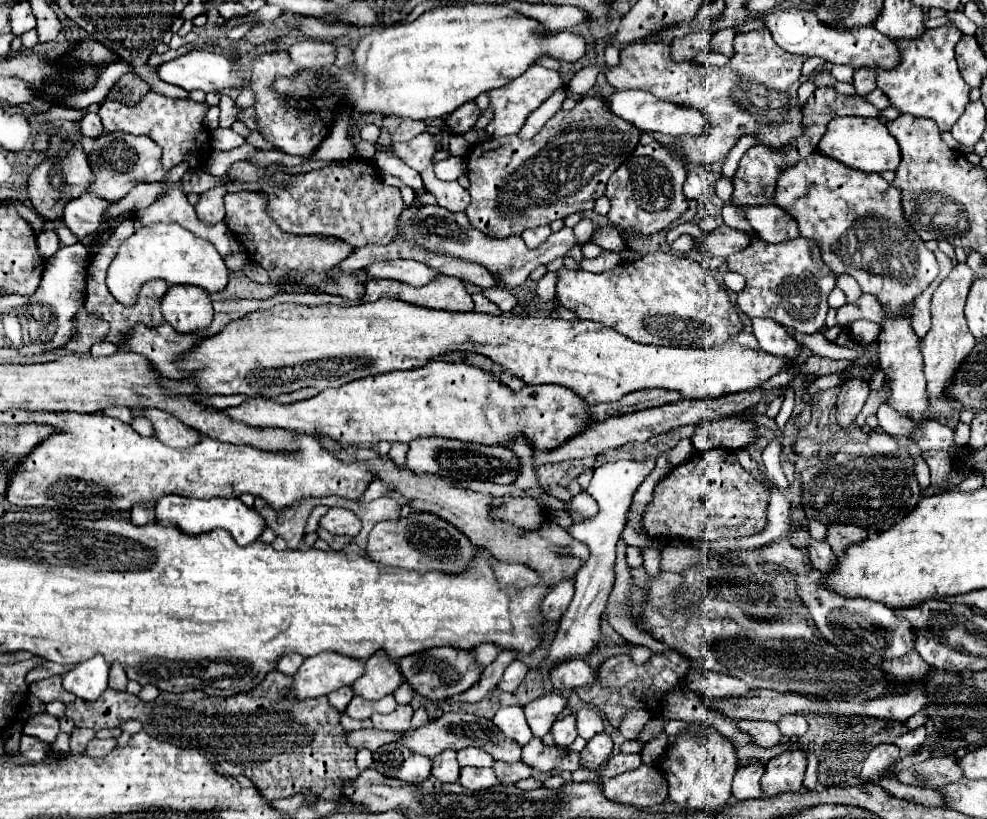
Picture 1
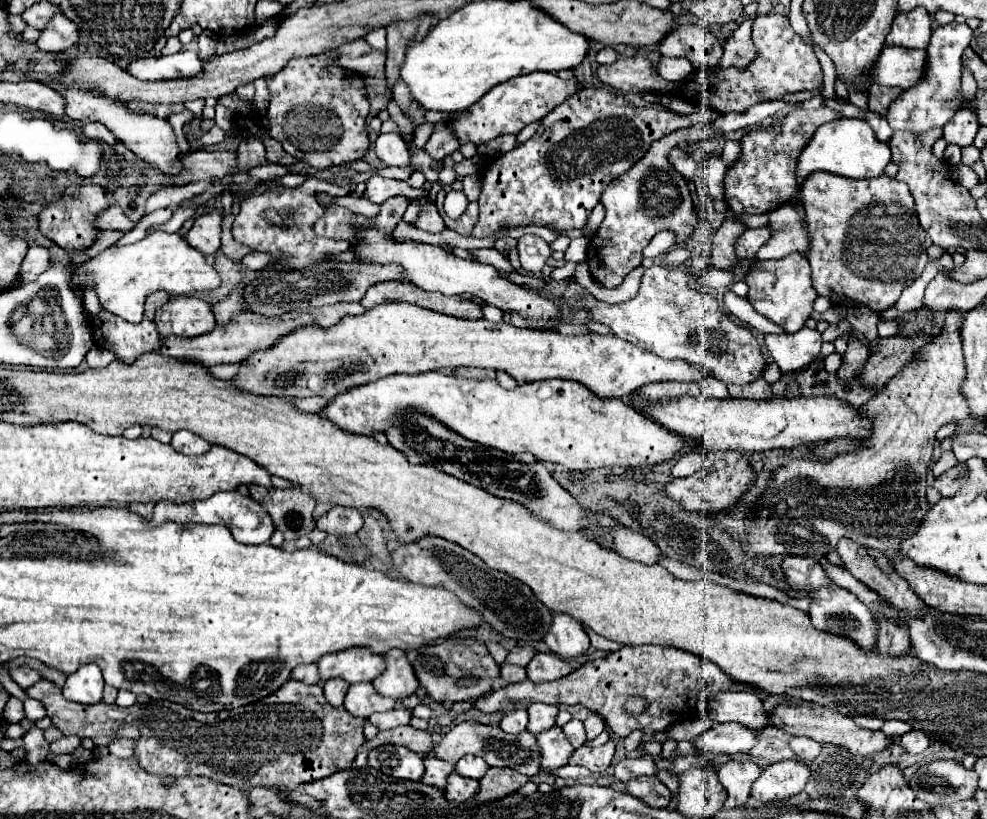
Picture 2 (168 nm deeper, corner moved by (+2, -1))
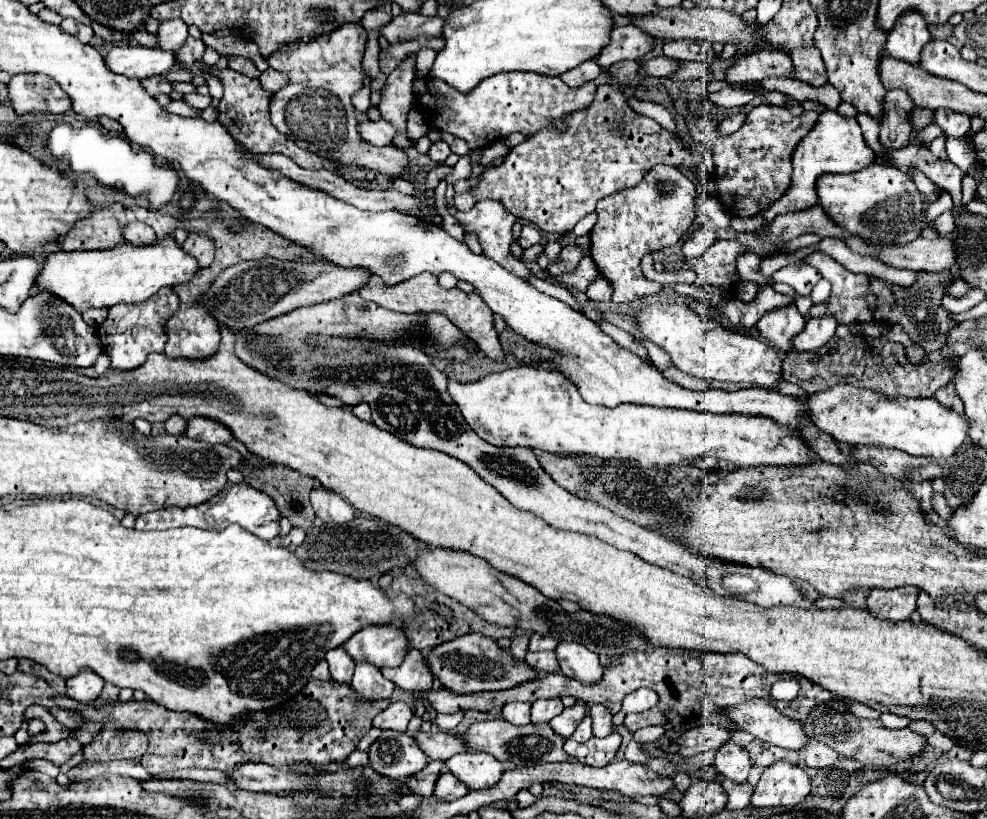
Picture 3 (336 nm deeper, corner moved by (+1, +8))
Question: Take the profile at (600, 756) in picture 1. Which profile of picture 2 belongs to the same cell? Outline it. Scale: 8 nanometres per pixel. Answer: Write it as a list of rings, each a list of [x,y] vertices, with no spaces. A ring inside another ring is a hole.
[[[611,739],[601,747],[583,745],[573,751],[573,755],[569,757],[569,765],[587,767],[591,773],[603,773],[611,765],[613,753],[615,753],[615,745]]]

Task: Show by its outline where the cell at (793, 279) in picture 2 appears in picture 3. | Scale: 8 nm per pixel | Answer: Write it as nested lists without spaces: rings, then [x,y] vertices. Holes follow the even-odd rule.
[[[794,304],[790,308],[774,310],[762,316],[760,322],[756,324],[758,334],[766,342],[772,342],[780,352],[790,352],[790,348],[794,350],[792,340],[804,330],[804,326],[806,326],[806,320],[804,316],[798,314]]]

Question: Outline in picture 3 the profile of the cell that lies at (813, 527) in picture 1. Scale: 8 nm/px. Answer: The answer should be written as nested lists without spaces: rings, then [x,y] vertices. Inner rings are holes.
[[[900,586],[892,590],[876,590],[868,592],[868,610],[882,620],[908,620],[916,610],[916,598],[920,590],[916,586]]]

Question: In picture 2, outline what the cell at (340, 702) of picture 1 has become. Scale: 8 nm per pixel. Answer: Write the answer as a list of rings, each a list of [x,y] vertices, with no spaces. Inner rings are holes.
[[[327,681],[327,685],[323,689],[325,689],[327,701],[333,707],[339,707],[339,705],[343,705],[343,699],[345,699],[345,693],[349,689],[349,683],[345,683],[345,681]]]

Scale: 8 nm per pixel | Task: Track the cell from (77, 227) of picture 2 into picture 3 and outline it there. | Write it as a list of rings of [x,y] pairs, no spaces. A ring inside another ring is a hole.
[[[112,204],[110,208],[96,210],[88,218],[80,220],[76,228],[60,240],[60,246],[64,250],[110,250],[126,242],[126,226],[126,210],[122,204]]]

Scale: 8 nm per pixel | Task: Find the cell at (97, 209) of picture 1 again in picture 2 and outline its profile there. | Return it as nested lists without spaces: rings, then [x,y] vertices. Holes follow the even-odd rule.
[[[111,205],[111,207],[103,209],[101,213],[97,213],[93,223],[95,223],[95,227],[97,227],[99,231],[101,231],[101,229],[117,229],[117,231],[127,233],[127,231],[131,231],[131,229],[135,227],[133,221],[129,221],[129,219],[125,217],[125,213],[121,211],[119,205]]]

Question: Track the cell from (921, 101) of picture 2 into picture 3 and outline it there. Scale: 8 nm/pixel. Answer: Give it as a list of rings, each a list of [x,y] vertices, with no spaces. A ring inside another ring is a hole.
[[[914,108],[910,122],[912,122],[914,130],[920,130],[920,128],[932,124],[932,122],[934,122],[934,118],[932,118],[932,110],[920,110],[920,108]]]

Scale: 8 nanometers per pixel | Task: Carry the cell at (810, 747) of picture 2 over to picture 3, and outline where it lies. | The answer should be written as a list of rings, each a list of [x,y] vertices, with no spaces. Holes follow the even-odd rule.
[[[810,742],[806,748],[804,748],[804,754],[806,754],[806,764],[808,768],[838,768],[838,754],[824,746],[824,744],[818,744],[818,742]]]

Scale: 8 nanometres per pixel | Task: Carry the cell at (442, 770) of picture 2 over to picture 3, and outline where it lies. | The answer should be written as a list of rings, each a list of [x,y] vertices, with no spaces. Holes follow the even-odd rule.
[[[428,762],[428,766],[420,772],[416,772],[414,776],[410,776],[410,780],[406,782],[406,786],[410,788],[412,794],[420,796],[420,798],[426,798],[426,796],[432,796],[434,792],[434,784],[442,772],[444,764],[442,762]]]

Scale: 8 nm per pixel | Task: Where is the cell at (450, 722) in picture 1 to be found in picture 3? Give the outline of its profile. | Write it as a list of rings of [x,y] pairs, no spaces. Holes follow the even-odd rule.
[[[486,720],[476,722],[468,728],[468,732],[462,736],[470,750],[476,752],[490,752],[496,760],[502,764],[508,764],[508,768],[520,768],[520,766],[534,766],[534,764],[546,764],[546,762],[566,762],[566,752],[562,750],[562,744],[566,742],[560,734],[552,732],[550,724],[526,724],[526,726],[514,726],[506,720]]]

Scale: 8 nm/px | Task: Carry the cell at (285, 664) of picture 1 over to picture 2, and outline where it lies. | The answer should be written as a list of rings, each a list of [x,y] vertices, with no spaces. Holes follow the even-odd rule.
[[[297,665],[291,671],[291,679],[299,679],[303,683],[317,683],[317,667],[315,665]]]

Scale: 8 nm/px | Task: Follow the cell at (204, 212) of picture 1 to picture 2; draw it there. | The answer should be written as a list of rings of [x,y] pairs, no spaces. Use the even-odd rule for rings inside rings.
[[[211,209],[195,219],[195,225],[185,235],[187,243],[205,255],[215,253],[221,247],[221,213]]]

